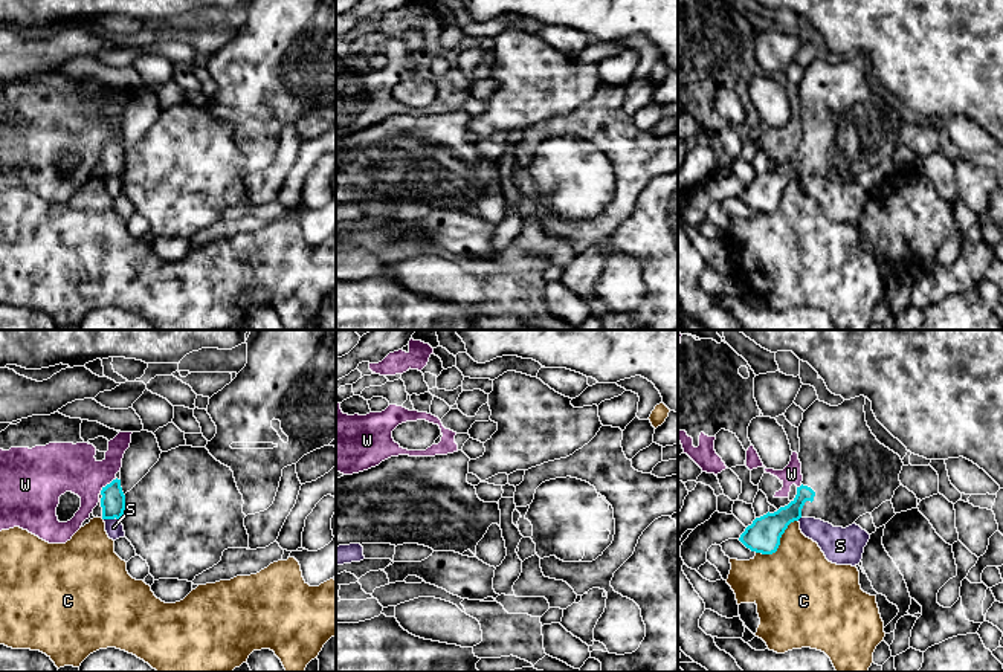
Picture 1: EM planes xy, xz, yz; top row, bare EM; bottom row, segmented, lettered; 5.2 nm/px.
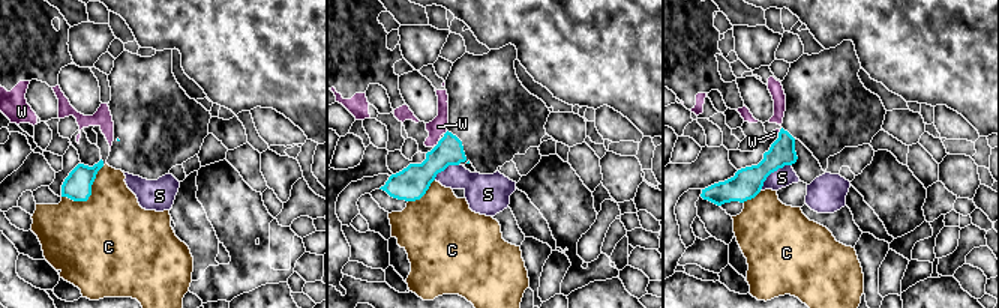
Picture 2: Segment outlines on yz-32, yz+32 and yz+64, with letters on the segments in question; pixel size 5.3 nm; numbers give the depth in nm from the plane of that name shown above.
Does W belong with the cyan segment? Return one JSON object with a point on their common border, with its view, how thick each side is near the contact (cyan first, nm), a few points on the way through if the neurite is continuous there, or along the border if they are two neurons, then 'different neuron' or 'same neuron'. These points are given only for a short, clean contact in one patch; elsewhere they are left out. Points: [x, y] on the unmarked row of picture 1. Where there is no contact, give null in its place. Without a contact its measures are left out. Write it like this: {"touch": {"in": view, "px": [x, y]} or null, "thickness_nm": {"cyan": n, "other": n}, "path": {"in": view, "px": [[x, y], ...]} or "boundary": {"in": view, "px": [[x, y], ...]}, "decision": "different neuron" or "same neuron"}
{"touch": {"in": "xy", "px": [107, 142]}, "thickness_nm": {"cyan": 130, "other": 260}, "boundary": {"in": "xy", "px": [[116, 136], [99, 150]]}, "decision": "different neuron"}

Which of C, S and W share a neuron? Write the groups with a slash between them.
C / S / W

